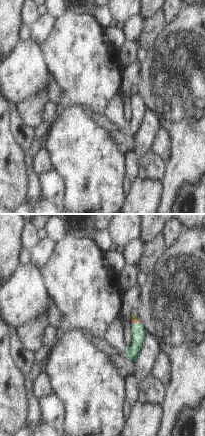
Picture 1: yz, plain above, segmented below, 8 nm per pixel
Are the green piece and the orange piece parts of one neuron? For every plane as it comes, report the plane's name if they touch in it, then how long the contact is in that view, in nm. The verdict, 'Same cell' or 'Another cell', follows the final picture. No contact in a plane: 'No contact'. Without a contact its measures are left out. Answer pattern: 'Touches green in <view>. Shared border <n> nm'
Touches green in yz. Shared border 50 nm

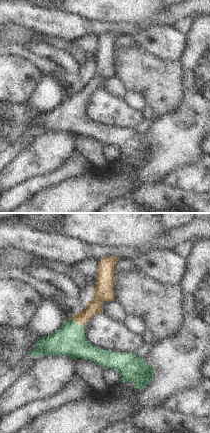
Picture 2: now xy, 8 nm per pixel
Touches green in xy. Shared border 110 nm

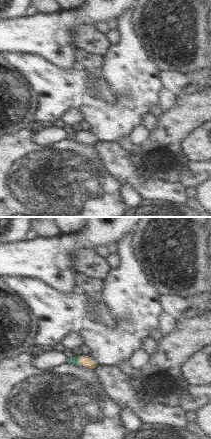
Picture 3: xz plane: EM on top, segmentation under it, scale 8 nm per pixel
Touches green in xz. Shared border 60 nm

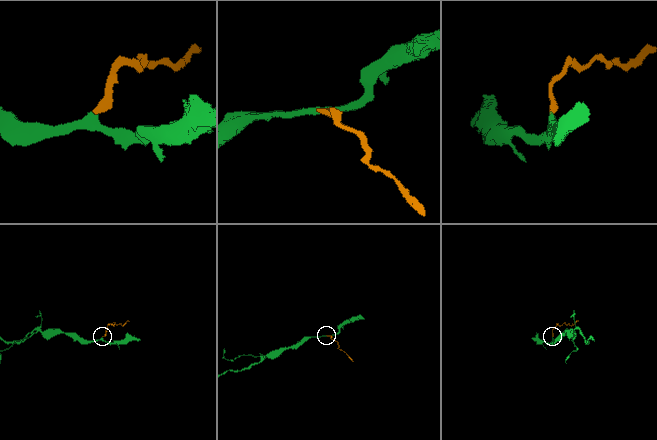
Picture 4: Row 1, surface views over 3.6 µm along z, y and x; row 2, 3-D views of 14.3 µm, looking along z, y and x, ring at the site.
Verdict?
Same cell

